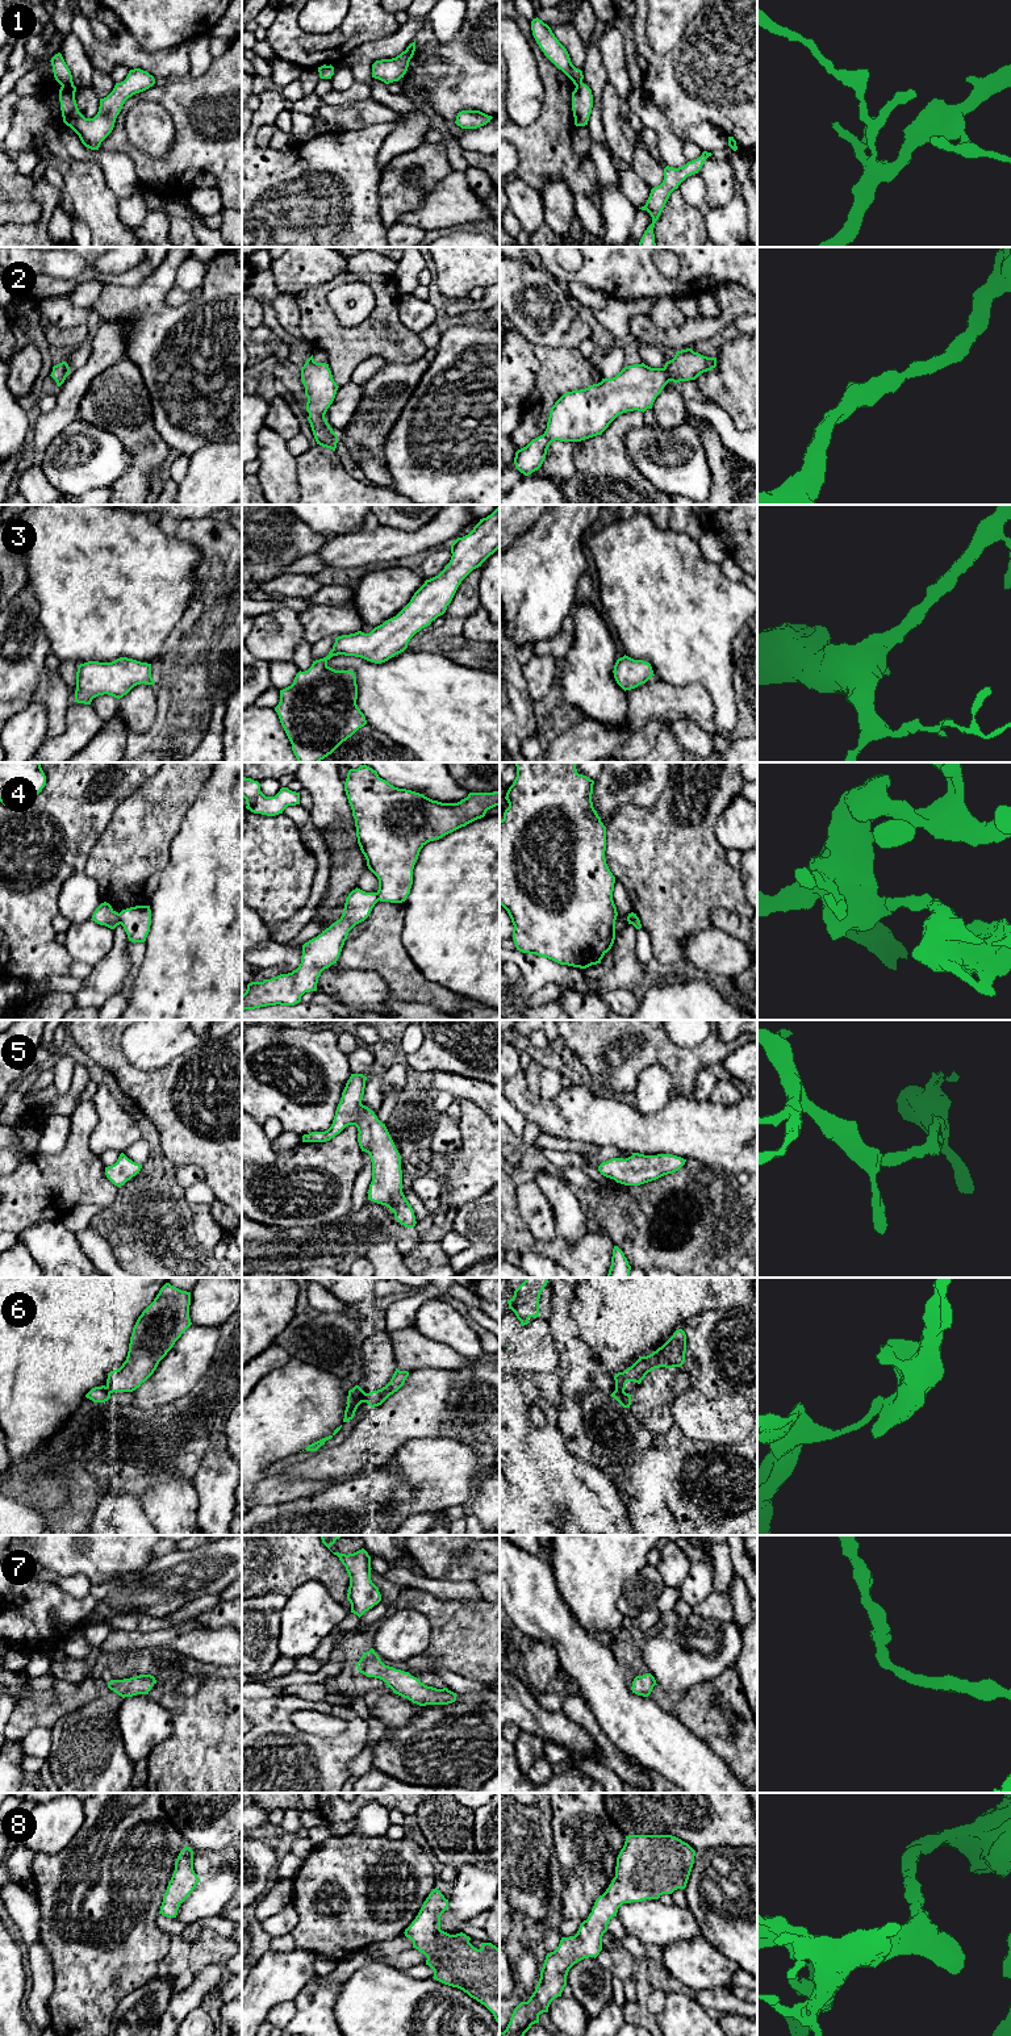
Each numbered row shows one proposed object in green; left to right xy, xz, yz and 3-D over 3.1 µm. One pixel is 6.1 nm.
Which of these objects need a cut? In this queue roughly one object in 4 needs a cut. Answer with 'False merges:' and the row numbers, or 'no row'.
False merges: 1, 4, 6

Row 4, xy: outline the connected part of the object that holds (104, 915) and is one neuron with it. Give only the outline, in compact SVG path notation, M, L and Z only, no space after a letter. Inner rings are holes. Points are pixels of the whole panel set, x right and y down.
M106 902L101 903L92 915L95 923L114 929L120 925L120 914Z

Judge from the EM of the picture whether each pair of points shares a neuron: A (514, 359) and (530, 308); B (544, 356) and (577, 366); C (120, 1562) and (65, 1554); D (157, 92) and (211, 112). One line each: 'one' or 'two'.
A: two
B: one
C: one
D: one

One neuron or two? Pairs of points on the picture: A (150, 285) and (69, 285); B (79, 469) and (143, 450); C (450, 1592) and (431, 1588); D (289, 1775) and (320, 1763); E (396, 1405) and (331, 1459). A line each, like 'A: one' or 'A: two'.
A: two
B: two
C: one
D: one
E: one

